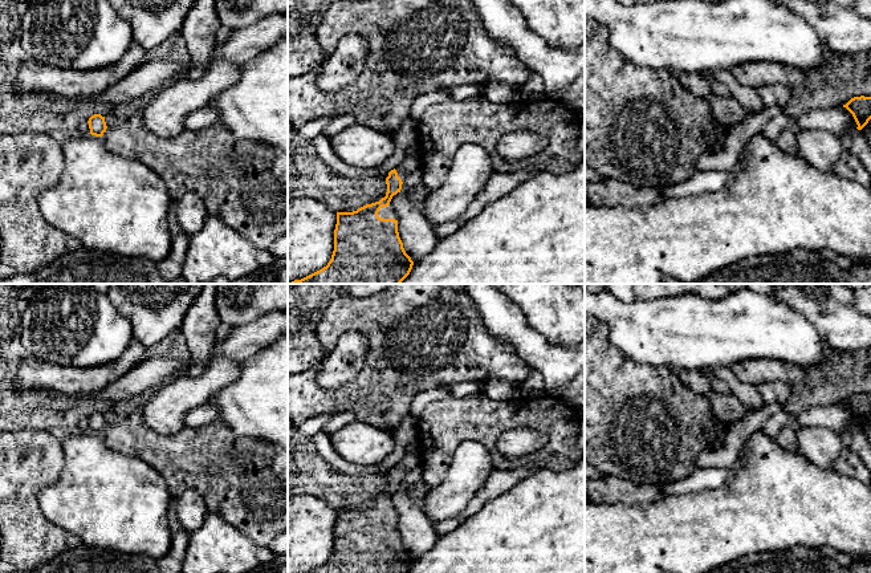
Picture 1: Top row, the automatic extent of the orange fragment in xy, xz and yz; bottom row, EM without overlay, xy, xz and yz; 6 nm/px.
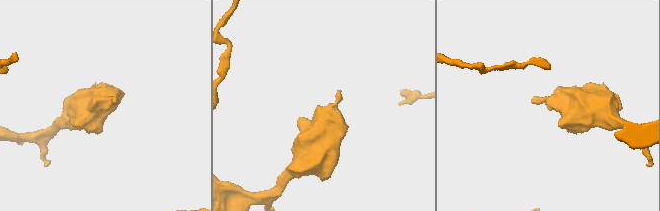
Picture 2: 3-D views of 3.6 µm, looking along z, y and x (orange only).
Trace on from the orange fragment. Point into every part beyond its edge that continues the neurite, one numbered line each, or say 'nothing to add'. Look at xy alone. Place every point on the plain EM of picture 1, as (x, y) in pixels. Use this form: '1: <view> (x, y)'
nothing to add

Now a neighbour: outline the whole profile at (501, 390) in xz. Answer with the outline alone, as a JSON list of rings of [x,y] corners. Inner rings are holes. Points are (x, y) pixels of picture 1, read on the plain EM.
[[[491,378],[481,382],[481,393],[488,395],[491,399],[509,402],[514,397],[520,395],[521,391],[504,379]]]

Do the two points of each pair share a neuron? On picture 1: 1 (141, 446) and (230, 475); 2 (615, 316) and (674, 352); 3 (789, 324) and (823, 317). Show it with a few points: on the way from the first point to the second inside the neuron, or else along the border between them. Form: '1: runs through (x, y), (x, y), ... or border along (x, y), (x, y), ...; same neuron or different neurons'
1: runs through (163, 452), (180, 459), (200, 459), (207, 466); same neuron
2: runs through (630, 324), (638, 329), (654, 332), (659, 337); same neuron
3: border along (781, 301), (798, 311), (826, 344); different neurons

